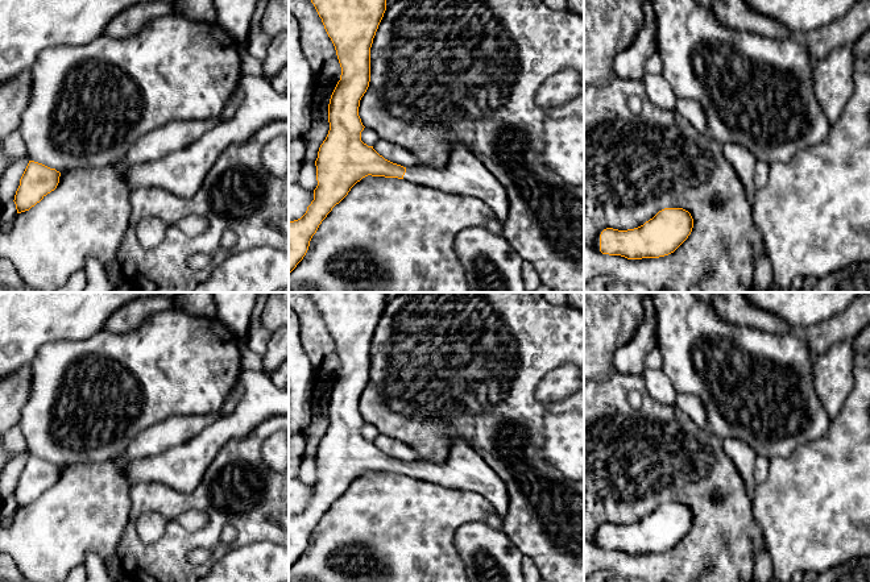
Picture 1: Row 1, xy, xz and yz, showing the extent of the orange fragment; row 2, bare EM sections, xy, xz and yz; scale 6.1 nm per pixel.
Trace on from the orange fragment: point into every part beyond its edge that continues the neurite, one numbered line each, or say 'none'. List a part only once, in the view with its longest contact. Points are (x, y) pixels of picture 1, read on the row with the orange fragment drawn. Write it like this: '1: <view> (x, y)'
1: xz (464, 174)

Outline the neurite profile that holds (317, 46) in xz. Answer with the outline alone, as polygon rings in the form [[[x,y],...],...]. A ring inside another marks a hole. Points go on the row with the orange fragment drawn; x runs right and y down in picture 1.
[[[289,0],[289,13],[297,18],[301,29],[301,49],[312,70],[314,91],[326,87],[331,99],[340,80],[341,67],[322,18],[311,0]]]

